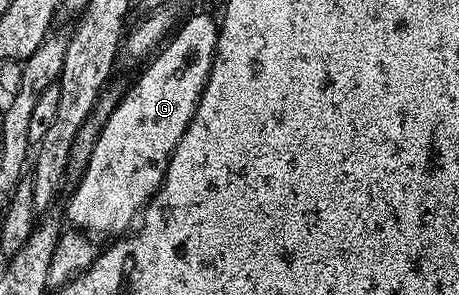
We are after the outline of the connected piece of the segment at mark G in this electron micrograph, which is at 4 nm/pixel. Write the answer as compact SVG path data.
M193 16L186 22L185 29L183 28L184 24L180 31L144 65L145 73L127 88L111 118L107 118L99 134L99 142L95 142L95 150L91 150L91 162L87 162L85 173L76 181L77 189L70 196L69 205L65 208L70 222L73 223L70 225L74 229L96 234L98 237L109 236L108 238L117 238L128 233L138 223L146 204L153 199L165 181L165 171L173 157L175 146L179 146L179 138L183 138L199 106L201 91L209 81L217 49L219 24L216 19L212 20L209 16Z

